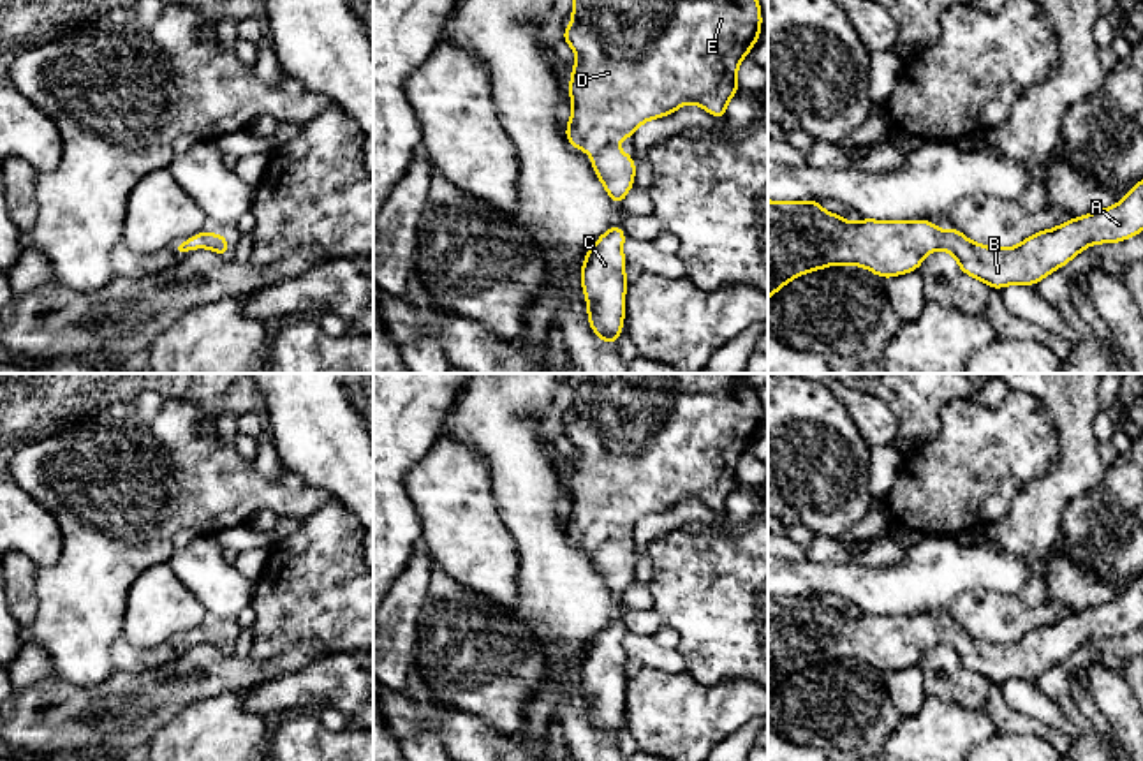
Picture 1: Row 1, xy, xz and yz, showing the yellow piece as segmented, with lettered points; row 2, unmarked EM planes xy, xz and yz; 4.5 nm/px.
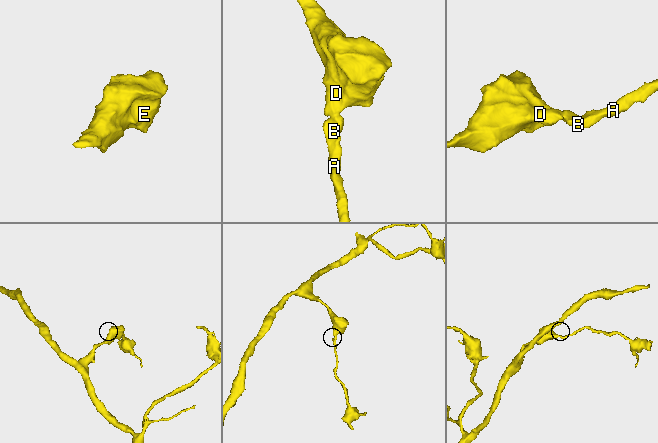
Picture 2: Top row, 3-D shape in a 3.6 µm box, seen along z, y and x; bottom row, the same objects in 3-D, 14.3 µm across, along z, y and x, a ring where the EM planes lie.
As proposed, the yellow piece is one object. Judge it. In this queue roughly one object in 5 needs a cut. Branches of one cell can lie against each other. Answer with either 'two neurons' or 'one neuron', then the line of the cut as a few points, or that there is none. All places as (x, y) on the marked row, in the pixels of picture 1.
one neuron; no cut

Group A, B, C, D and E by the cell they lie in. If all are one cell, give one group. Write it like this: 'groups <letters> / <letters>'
groups A B C D E

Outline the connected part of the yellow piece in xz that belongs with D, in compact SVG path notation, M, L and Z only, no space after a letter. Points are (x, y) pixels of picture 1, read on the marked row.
M574 0L572 25L562 30L564 41L578 53L571 67L571 122L565 127L572 148L592 155L592 167L613 203L623 204L634 187L636 164L622 150L611 150L634 134L648 120L662 118L687 102L696 102L719 122L724 120L729 99L740 92L736 72L761 35L761 7L757 0Z

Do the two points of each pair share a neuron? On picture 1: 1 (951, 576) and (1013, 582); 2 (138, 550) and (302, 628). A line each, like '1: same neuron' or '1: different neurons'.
1: same neuron
2: different neurons

